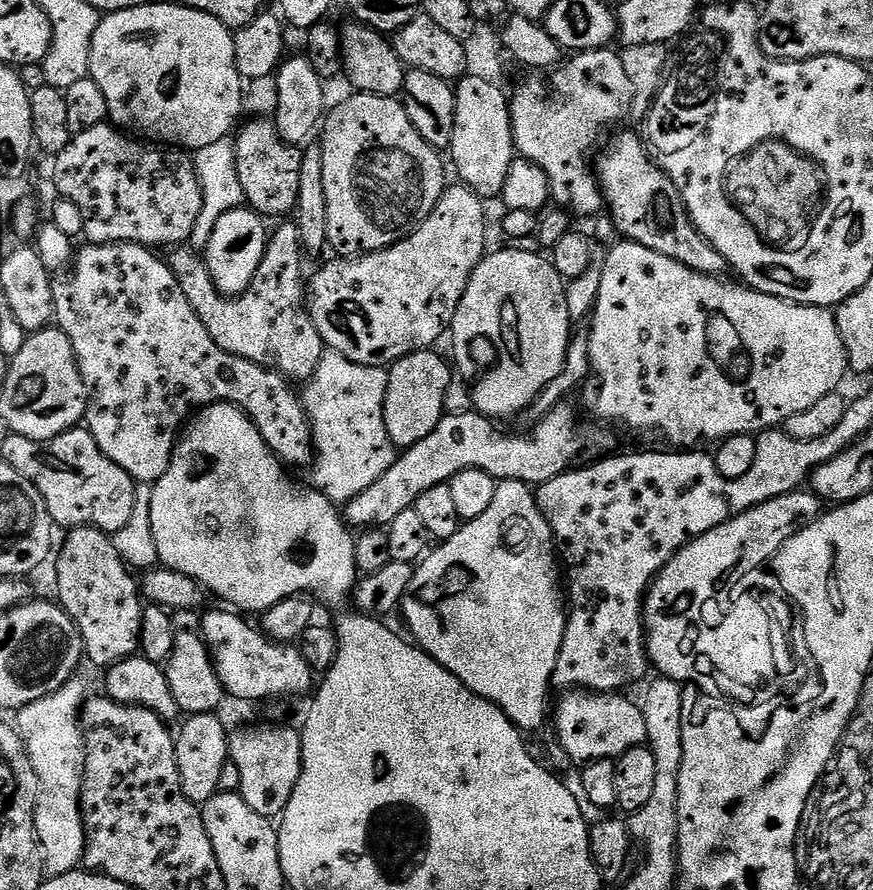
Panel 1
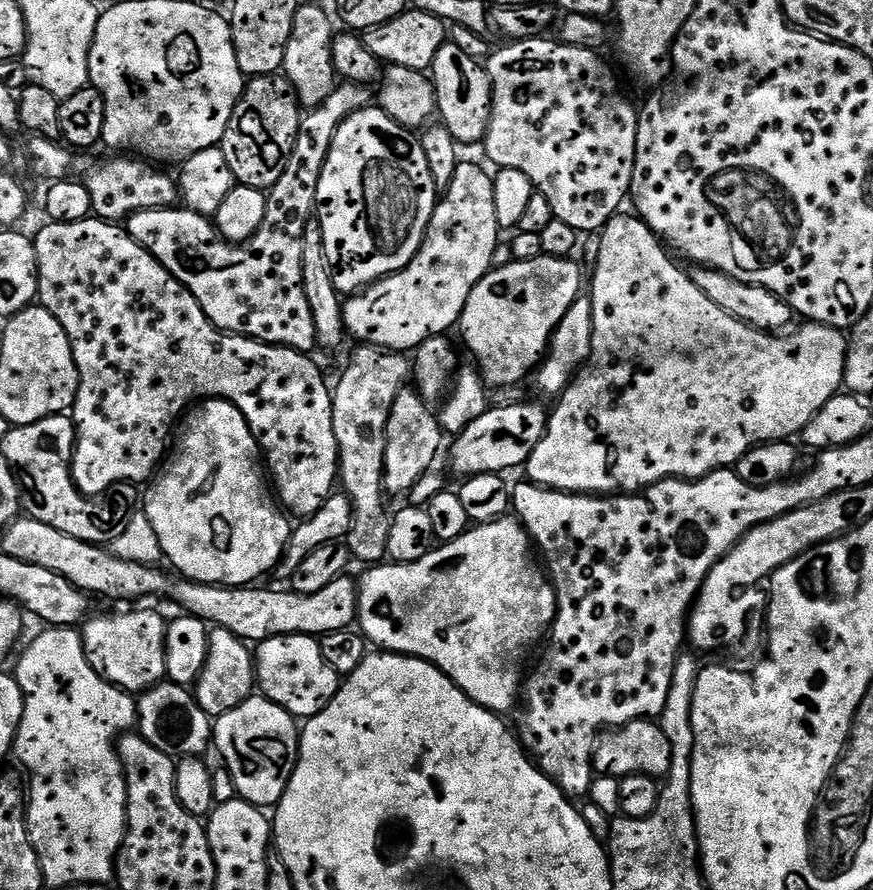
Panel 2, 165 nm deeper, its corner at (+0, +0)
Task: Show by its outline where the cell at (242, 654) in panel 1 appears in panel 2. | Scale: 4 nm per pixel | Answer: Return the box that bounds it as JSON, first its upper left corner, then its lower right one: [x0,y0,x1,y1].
[254,636,342,720]

